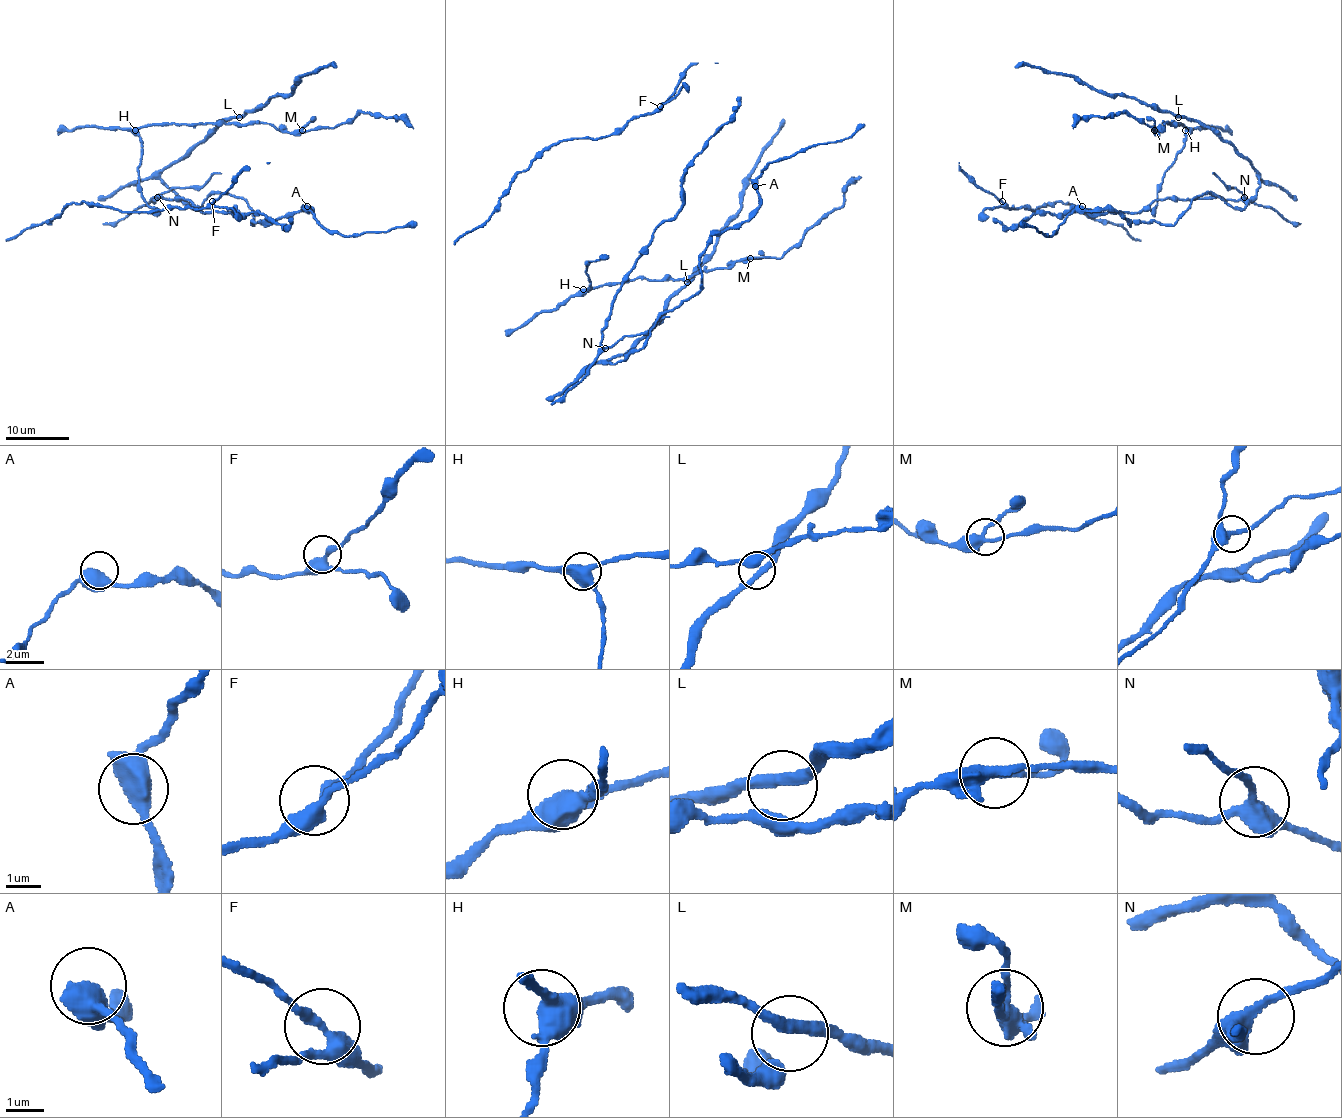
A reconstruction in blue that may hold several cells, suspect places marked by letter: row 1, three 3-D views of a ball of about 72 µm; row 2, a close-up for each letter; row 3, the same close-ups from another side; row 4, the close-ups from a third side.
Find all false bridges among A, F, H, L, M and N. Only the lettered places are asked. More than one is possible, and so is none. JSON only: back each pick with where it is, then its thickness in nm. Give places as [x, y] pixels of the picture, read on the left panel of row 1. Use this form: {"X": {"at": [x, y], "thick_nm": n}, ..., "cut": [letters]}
{"cut": []}

